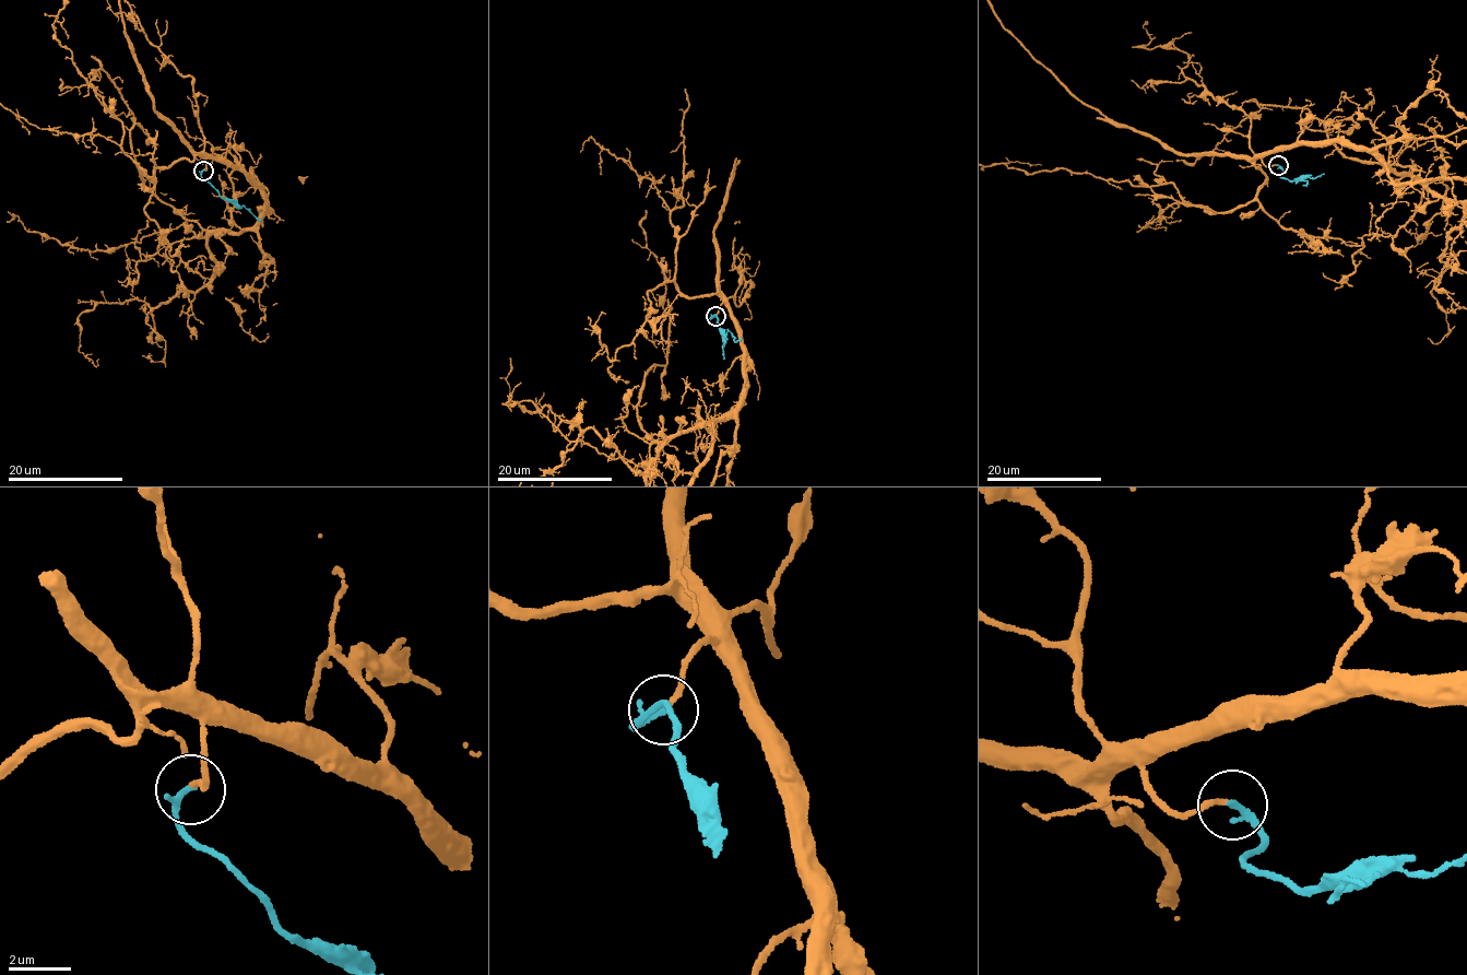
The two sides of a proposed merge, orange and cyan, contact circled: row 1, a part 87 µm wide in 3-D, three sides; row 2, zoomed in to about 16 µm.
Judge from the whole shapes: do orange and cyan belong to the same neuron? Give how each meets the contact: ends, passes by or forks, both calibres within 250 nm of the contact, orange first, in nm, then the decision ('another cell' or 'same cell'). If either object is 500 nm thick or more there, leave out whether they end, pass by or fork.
orange ends there; cyan ends there; 180 nm thick on the orange side, 220 nm on the other; same cell

